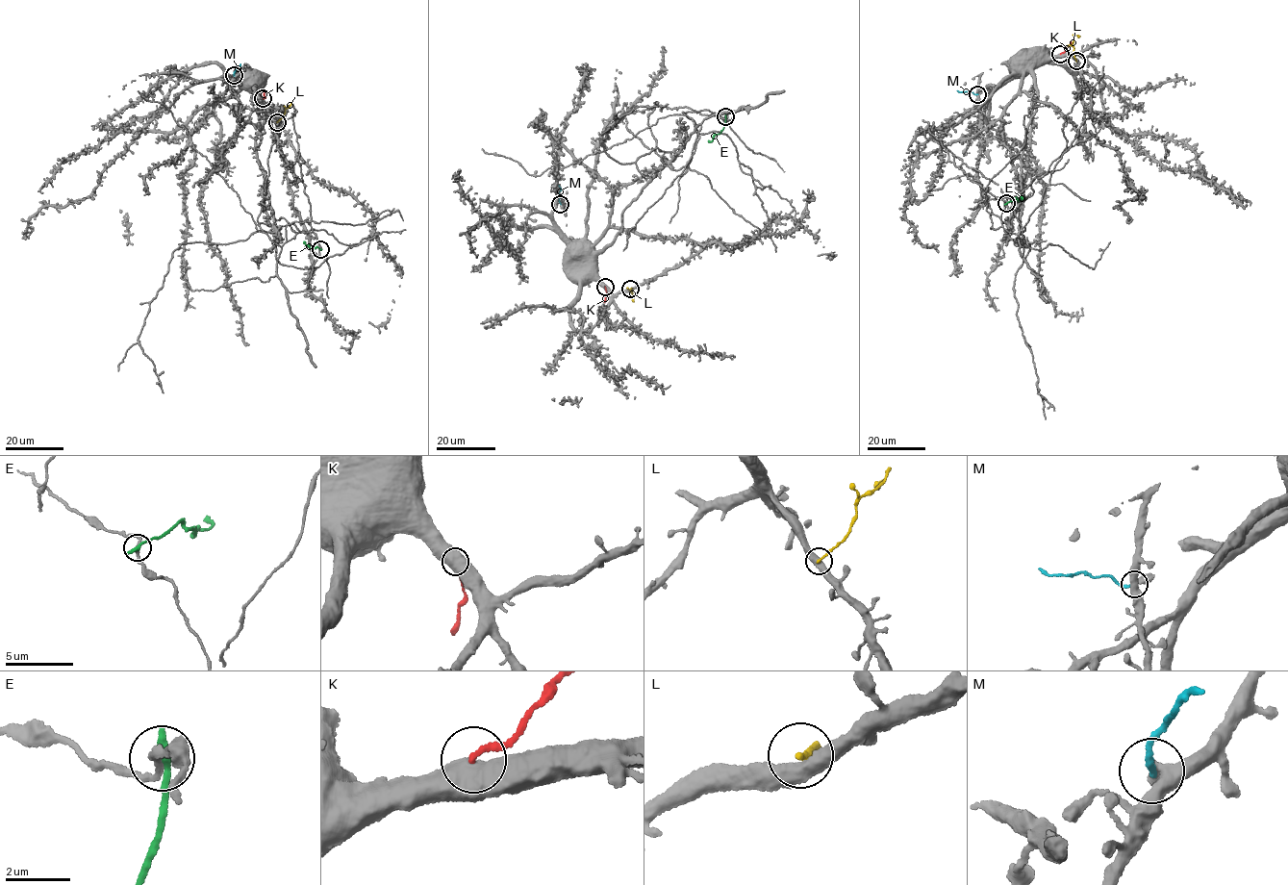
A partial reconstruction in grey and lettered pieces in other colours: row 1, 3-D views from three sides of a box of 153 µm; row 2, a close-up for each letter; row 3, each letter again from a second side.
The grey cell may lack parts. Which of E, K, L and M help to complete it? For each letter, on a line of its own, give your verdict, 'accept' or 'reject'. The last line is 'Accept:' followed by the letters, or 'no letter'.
E: reject
K: reject
L: reject
M: reject
Accept: no letter

